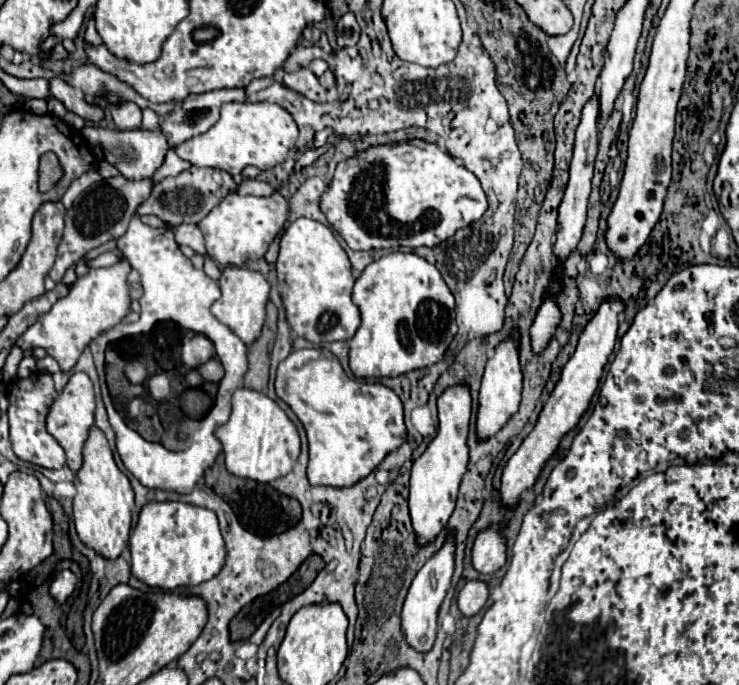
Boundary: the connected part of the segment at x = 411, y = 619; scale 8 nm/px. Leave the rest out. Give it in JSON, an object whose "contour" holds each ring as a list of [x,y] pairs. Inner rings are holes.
{"contour":[[[448,536],[446,544],[420,568],[420,572],[412,580],[412,586],[410,586],[404,606],[402,606],[402,616],[400,616],[402,618],[402,634],[406,636],[406,642],[418,652],[428,652],[436,640],[438,608],[450,586],[452,572],[454,572],[454,538]]]}

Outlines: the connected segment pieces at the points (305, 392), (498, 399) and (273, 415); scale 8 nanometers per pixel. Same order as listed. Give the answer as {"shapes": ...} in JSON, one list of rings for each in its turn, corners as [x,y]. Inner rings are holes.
{"shapes":[[[[326,348],[294,350],[286,360],[278,364],[276,372],[276,394],[282,398],[302,422],[310,446],[310,462],[307,465],[307,478],[314,486],[352,486],[366,478],[386,454],[396,450],[406,440],[406,426],[402,414],[400,398],[386,386],[376,382],[358,382],[348,378],[342,370],[338,358]]],[[[512,334],[508,340],[496,346],[494,356],[488,360],[482,376],[480,394],[478,394],[478,414],[476,414],[476,436],[480,440],[488,440],[494,434],[498,434],[500,428],[510,420],[510,416],[516,414],[520,406],[520,392],[522,392],[522,372],[518,362],[518,342],[516,334]]],[[[238,388],[234,392],[232,416],[216,430],[216,438],[222,442],[228,472],[256,482],[272,482],[282,478],[294,468],[300,454],[300,438],[294,422],[264,392],[250,388]]]]}

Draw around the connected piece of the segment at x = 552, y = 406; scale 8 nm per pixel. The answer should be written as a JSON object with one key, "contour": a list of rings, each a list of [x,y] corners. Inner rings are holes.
{"contour":[[[608,298],[600,304],[598,312],[594,314],[594,318],[586,324],[586,328],[580,334],[578,346],[572,354],[572,358],[566,362],[566,366],[562,368],[562,376],[556,382],[548,402],[544,404],[538,422],[534,426],[534,430],[524,438],[522,446],[514,452],[514,456],[506,462],[504,472],[502,472],[502,484],[500,484],[500,496],[502,496],[502,508],[512,510],[518,506],[520,502],[520,494],[526,488],[532,488],[534,482],[538,480],[544,464],[548,462],[548,458],[556,452],[560,440],[564,434],[568,434],[578,420],[582,418],[582,414],[588,410],[590,400],[598,388],[600,376],[604,372],[604,366],[608,362],[608,356],[614,350],[616,344],[616,332],[618,332],[618,314],[624,312],[624,302],[620,298]]]}

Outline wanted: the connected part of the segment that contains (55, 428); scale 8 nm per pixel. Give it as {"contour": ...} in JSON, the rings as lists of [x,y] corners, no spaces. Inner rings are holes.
{"contour":[[[74,372],[64,386],[64,390],[54,398],[48,414],[46,414],[46,428],[48,432],[58,440],[58,444],[64,448],[68,466],[72,472],[76,472],[82,464],[82,446],[88,436],[90,426],[94,424],[94,390],[92,390],[92,380],[84,372]]]}

